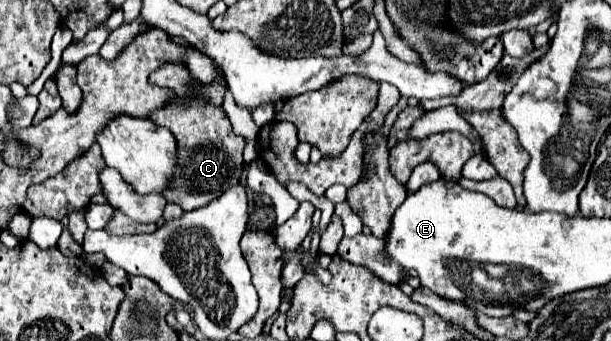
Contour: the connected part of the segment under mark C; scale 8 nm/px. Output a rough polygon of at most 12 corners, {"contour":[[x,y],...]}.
{"contour":[[184,63],[148,81],[176,99],[152,111],[172,131],[162,195],[192,211],[240,181],[246,141],[196,93]]}

